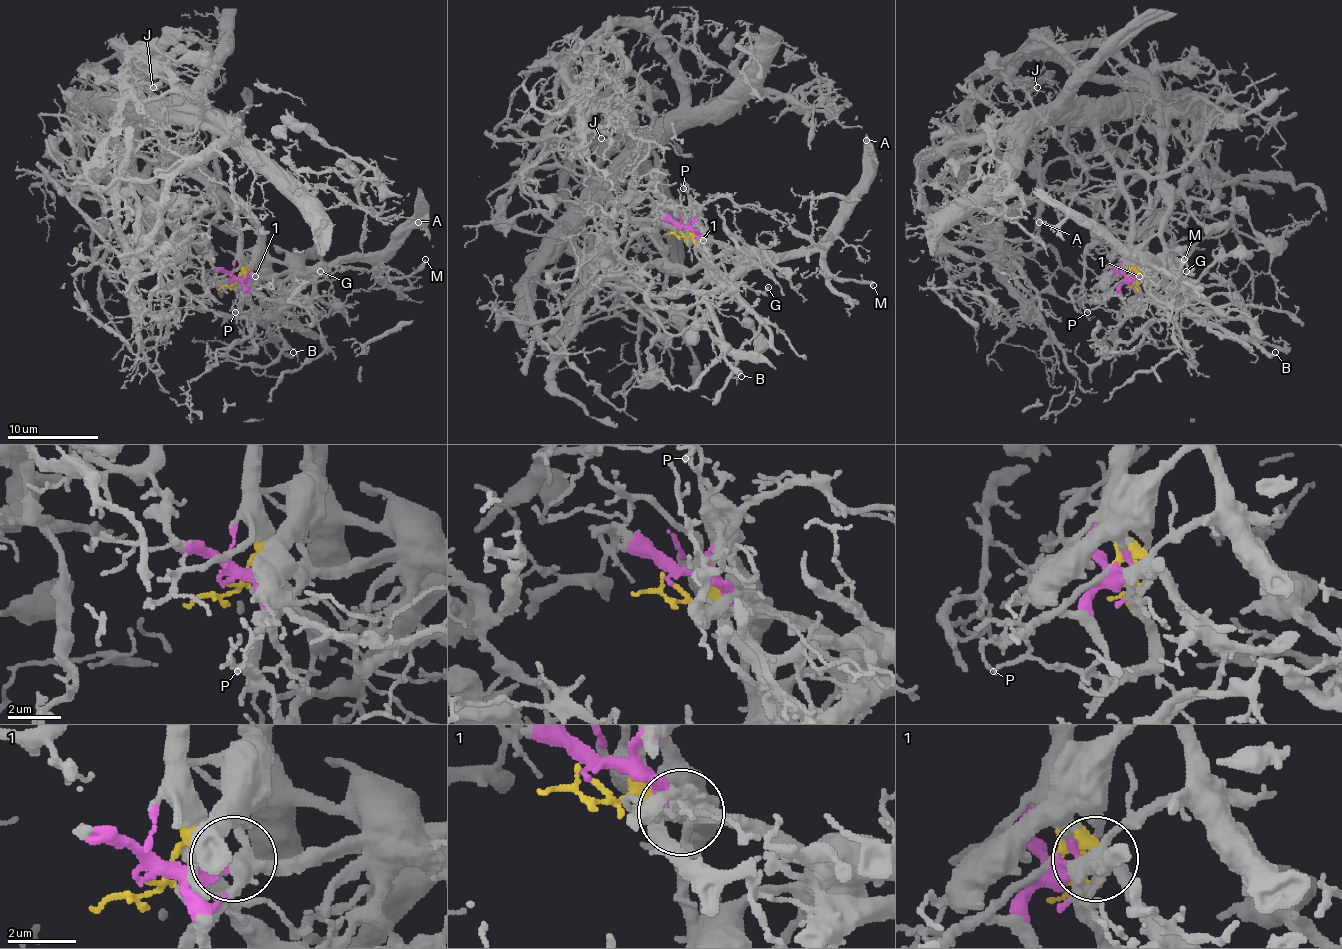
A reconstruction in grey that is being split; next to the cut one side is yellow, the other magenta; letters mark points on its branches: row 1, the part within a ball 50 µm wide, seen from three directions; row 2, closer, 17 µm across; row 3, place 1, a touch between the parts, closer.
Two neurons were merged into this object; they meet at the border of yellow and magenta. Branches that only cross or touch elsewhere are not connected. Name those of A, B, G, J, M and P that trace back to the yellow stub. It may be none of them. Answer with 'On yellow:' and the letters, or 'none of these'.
On yellow: none of these

